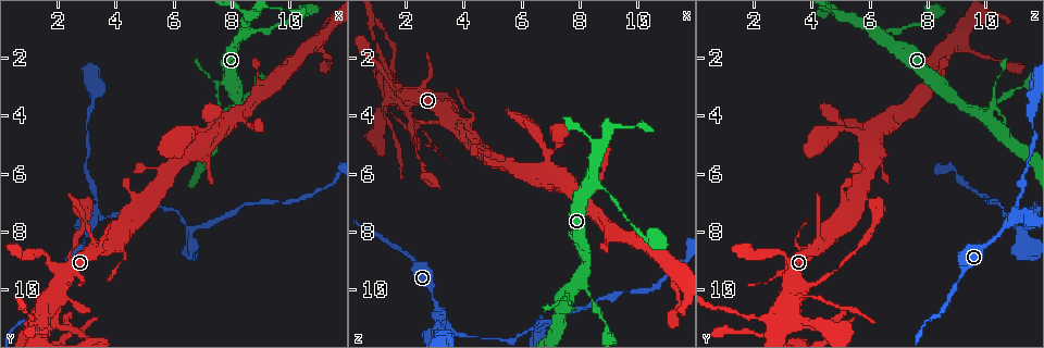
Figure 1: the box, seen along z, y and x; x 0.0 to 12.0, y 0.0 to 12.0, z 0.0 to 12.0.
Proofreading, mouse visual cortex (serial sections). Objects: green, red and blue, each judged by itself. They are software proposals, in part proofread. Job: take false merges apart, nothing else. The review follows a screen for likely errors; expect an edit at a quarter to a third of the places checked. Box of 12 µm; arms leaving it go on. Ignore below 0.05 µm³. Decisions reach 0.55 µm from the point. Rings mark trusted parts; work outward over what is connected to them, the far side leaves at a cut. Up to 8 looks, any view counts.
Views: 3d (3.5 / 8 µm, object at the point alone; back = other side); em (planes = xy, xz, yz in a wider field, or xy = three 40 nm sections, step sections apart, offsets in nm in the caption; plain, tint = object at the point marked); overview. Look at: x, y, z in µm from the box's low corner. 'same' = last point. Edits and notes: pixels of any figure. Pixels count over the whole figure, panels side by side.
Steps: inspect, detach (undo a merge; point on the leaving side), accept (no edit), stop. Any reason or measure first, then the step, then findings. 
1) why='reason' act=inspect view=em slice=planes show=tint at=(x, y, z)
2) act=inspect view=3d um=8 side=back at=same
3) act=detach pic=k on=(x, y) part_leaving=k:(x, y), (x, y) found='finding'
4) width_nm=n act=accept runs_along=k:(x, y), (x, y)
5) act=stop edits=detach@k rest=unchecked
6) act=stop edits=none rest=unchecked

why='three-way junction' act=inspect view=3d um=3.5 at=(7.9, 3.9, 9.8)

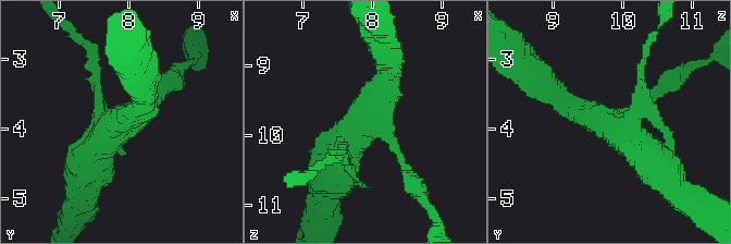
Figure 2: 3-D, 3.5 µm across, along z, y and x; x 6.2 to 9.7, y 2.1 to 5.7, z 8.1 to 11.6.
why='now the EM' act=inspect view=em slice=planes show=tint at=(7.90, 3.85, 9.75)

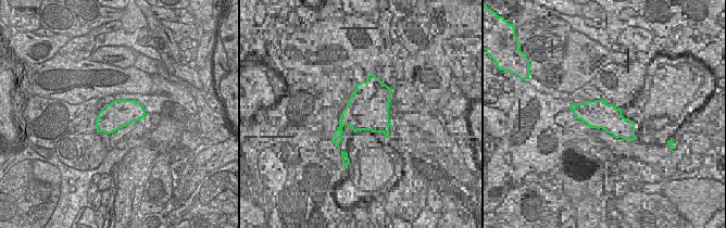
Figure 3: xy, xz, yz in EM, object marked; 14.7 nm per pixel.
width_nm=400 act=detach pic=2 on=(95, 74) part_leaving=2:(98, 112), (91, 49), (71, 28) found='a second cell is stuck on'

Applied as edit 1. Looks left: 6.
why='thin neck' act=inspect view=3d um=3.5 at=(1.3, 10.2, 3.7)

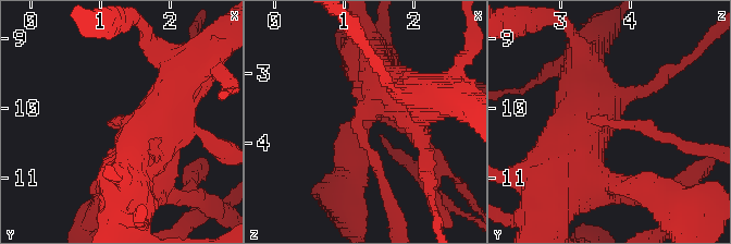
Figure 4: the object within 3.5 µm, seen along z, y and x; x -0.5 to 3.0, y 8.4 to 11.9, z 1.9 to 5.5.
arm_widths_nm=150,600 why='shape alone is not enough' act=inspect view=em slice=xy step=3 show=tint at=(1.20, 10.20, 3.75)

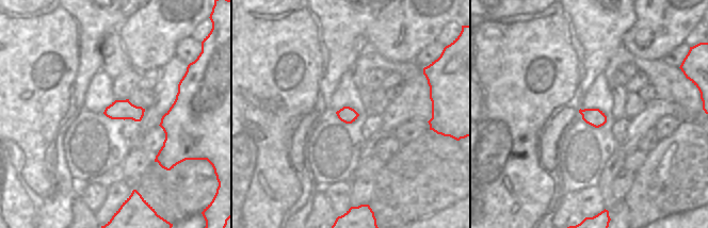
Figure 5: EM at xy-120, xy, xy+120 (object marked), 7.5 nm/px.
width_nm=120 act=accept runs_along=4:(581, 114), (672, 138) found='continuous, no second cell'

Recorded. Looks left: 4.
why='sharp bend' act=inspect view=3d um=8 at=(3.2, 7.5, 11.1)

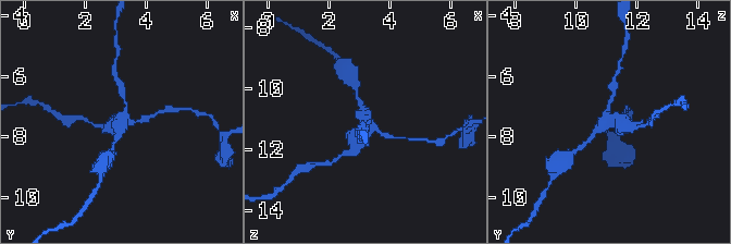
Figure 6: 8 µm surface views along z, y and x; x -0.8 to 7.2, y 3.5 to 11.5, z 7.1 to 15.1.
arms=4 arm_widths_nm=150,200,200,500 act=inspect view=em slice=planes show=tint at=(3.2, 7.5, 11.0)

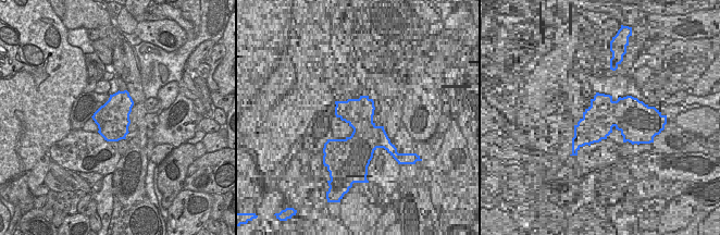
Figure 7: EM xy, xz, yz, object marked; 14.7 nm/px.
act=detach pic=6 on=(628, 119) part_leaving=6:(371, 125), (384, 136), (411, 139) found='a second cell is stuck on'

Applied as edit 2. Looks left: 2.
act=stop edits=detach@2,detach@6 rest=unchecked

